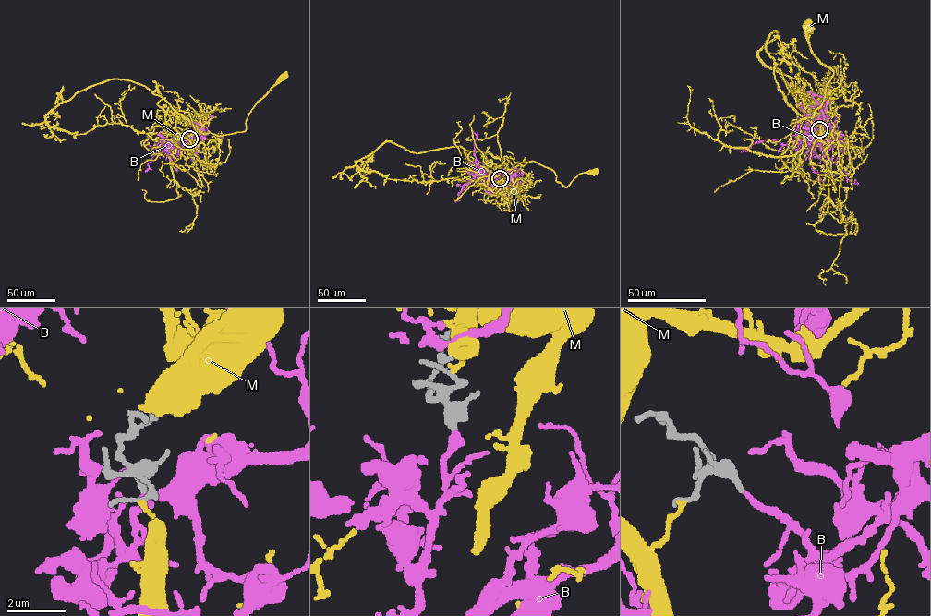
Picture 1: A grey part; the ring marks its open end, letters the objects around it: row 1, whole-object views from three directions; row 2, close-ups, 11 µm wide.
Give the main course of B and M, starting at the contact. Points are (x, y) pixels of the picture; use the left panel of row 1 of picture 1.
B: (190, 138), (185, 144), (157, 145), (147, 163), (146, 171), (150, 169)
M: (189, 138), (195, 132), (223, 135), (245, 131), (251, 109), (284, 77)

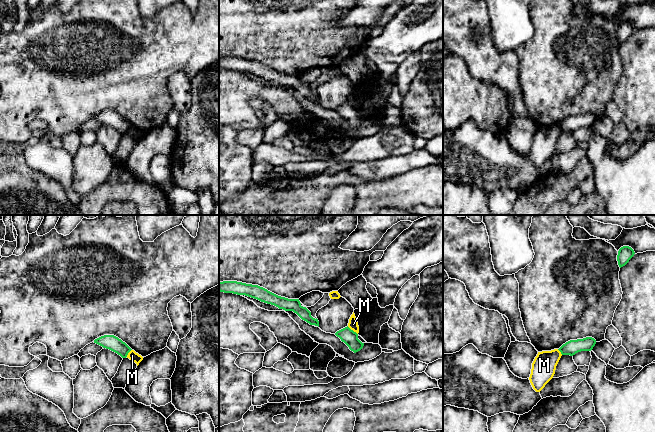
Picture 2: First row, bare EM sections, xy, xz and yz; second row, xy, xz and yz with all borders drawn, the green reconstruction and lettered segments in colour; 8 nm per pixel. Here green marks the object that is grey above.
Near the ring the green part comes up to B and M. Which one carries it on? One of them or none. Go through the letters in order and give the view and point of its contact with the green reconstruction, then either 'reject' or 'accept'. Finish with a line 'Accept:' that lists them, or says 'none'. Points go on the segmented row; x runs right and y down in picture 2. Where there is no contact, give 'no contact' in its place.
B: no contact; accept
M: meets green in xz at (352, 330); reject
Accept: B

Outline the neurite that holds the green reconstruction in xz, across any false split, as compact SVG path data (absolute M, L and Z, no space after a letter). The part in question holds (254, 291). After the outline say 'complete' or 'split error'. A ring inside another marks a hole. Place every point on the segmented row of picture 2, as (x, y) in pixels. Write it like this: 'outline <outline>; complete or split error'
outline M237 281L219 282L219 291L237 295L245 295L261 302L274 305L279 309L293 311L302 320L306 321L310 325L319 327L318 319L311 316L311 312L306 307L301 305L299 299L288 299L281 297L258 285L246 284Z; complete

